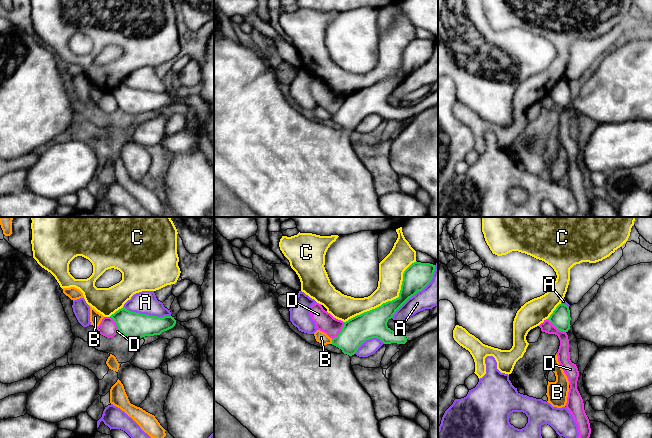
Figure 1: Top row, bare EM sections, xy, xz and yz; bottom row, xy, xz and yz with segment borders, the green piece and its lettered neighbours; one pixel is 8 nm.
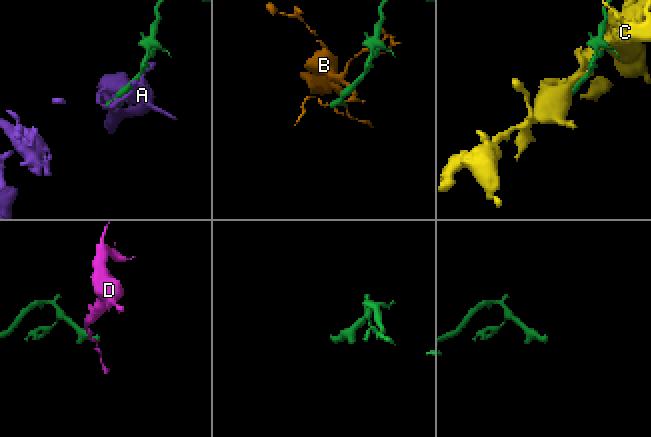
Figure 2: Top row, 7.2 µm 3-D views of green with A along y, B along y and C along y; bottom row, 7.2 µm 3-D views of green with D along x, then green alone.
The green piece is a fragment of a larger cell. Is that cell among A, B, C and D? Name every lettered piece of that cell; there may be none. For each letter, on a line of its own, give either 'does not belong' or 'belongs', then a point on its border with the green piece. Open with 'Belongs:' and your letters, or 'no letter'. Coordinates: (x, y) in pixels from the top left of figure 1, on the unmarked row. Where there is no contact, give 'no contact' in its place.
Belongs: no letter
A: does not belong; meets green in xz at (418, 67)
B: does not belong; meets green in xz at (332, 117)
C: does not belong; meets green in xz at (389, 77)
D: does not belong; meets green in xz at (340, 107)

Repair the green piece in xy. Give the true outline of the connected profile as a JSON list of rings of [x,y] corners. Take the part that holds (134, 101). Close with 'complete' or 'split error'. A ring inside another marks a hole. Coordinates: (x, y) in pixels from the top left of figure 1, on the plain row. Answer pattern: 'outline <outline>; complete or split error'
outline [[[124,83],[110,93],[116,99],[120,109],[133,115],[160,111],[162,108],[173,104],[176,100],[176,96],[172,92],[150,92],[131,88]]]; complete

